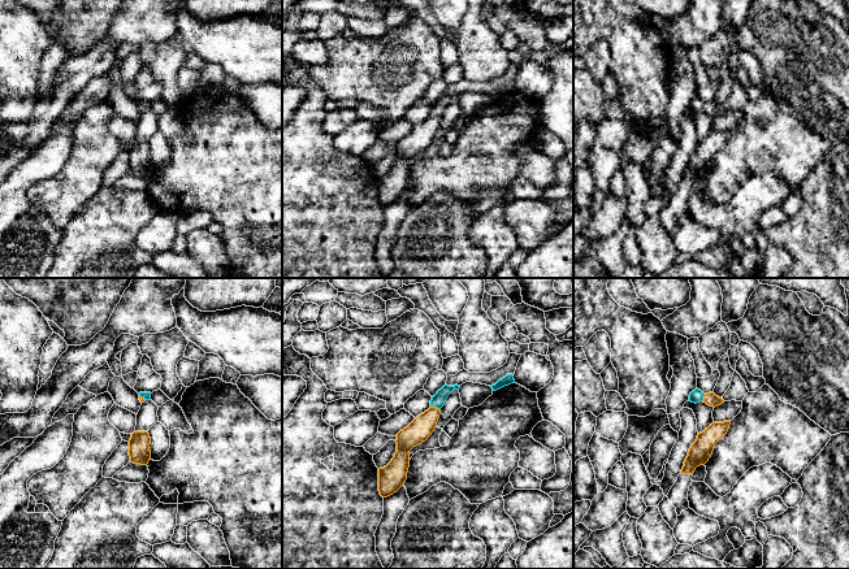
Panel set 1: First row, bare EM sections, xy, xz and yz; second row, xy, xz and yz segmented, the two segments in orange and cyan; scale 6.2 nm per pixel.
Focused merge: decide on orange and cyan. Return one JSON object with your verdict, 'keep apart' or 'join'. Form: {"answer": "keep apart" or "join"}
{"answer": "join"}

